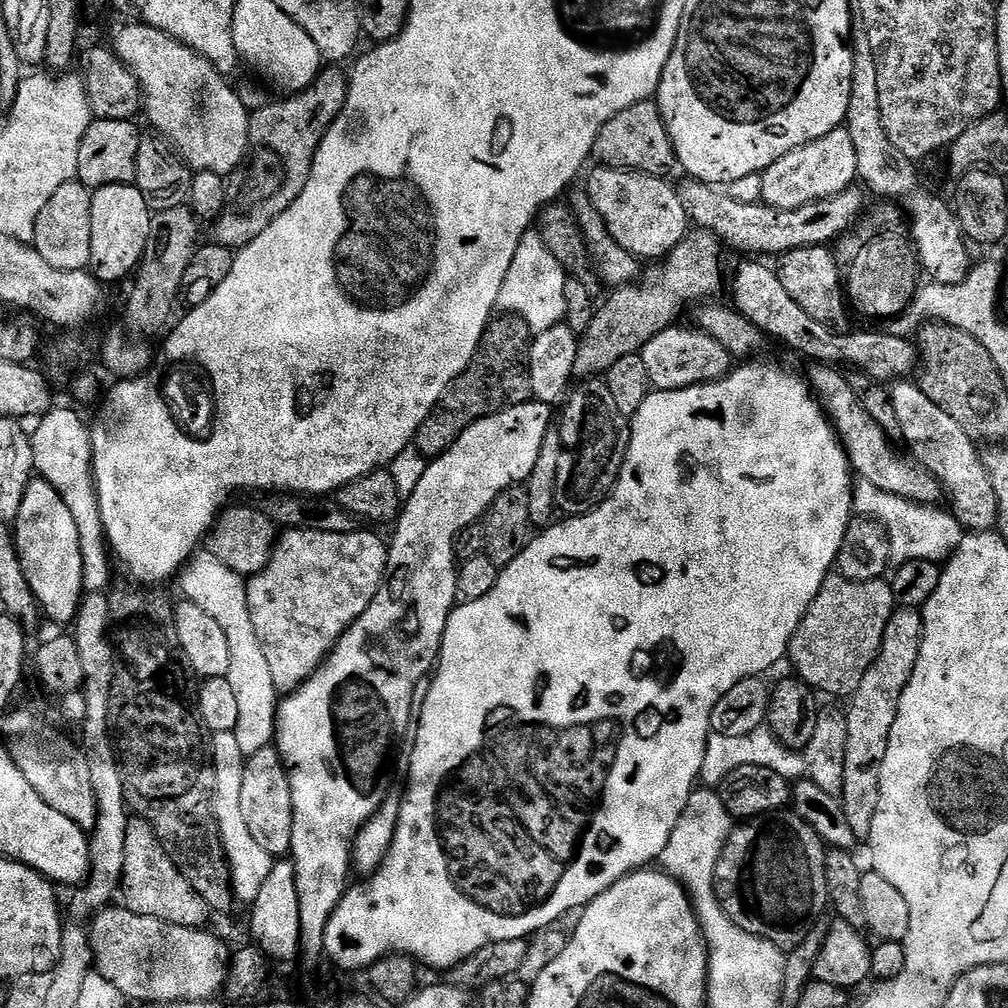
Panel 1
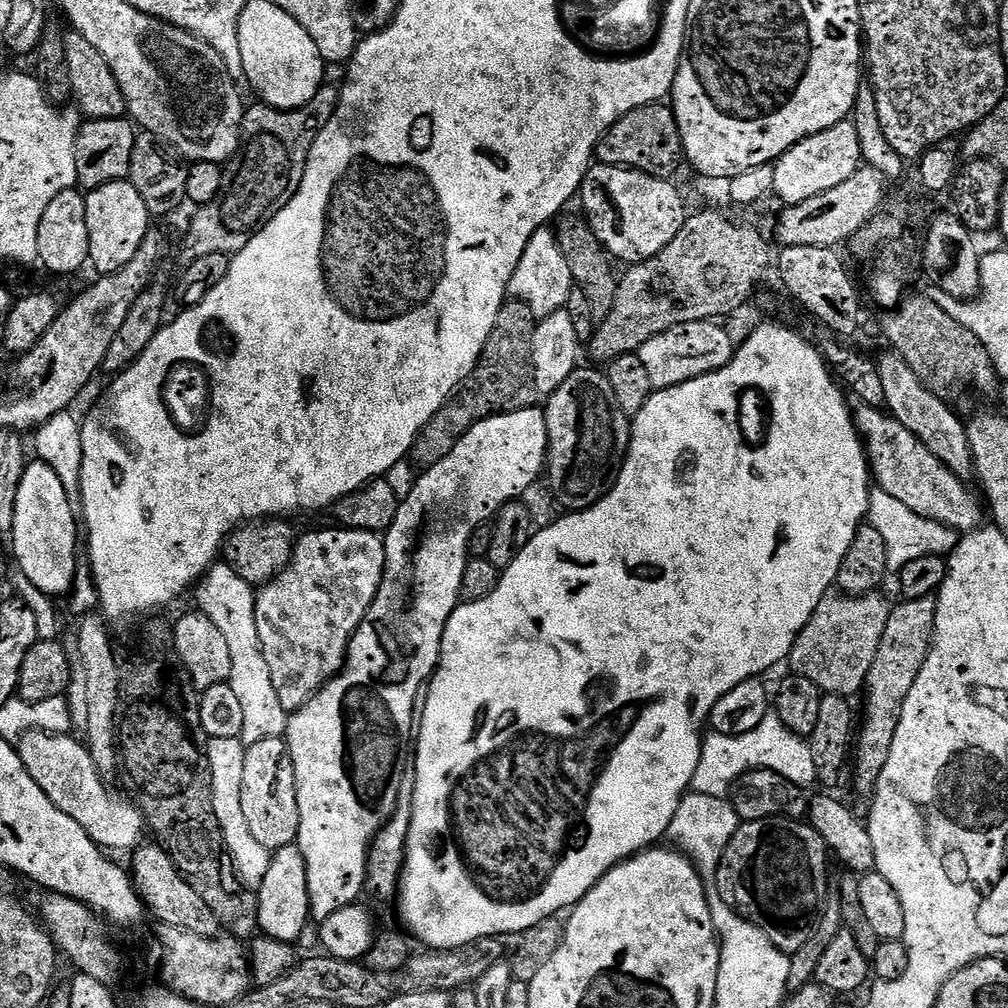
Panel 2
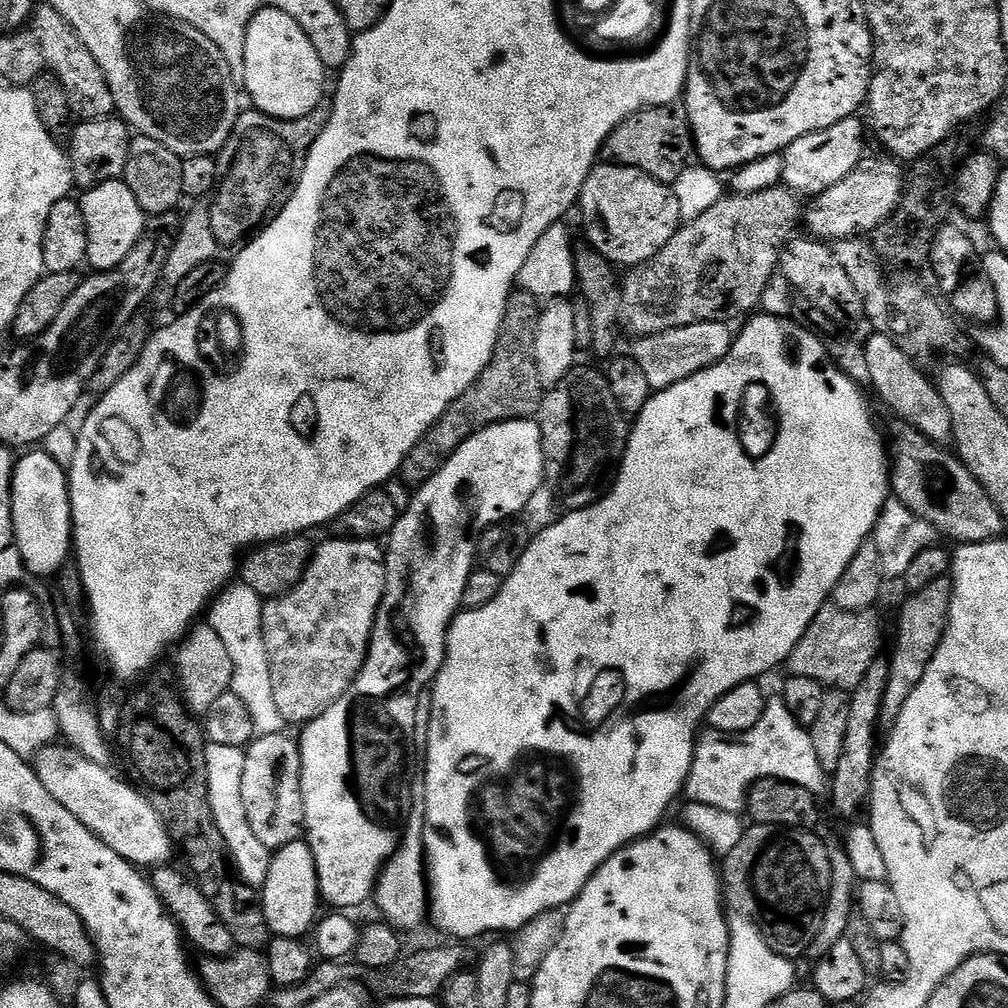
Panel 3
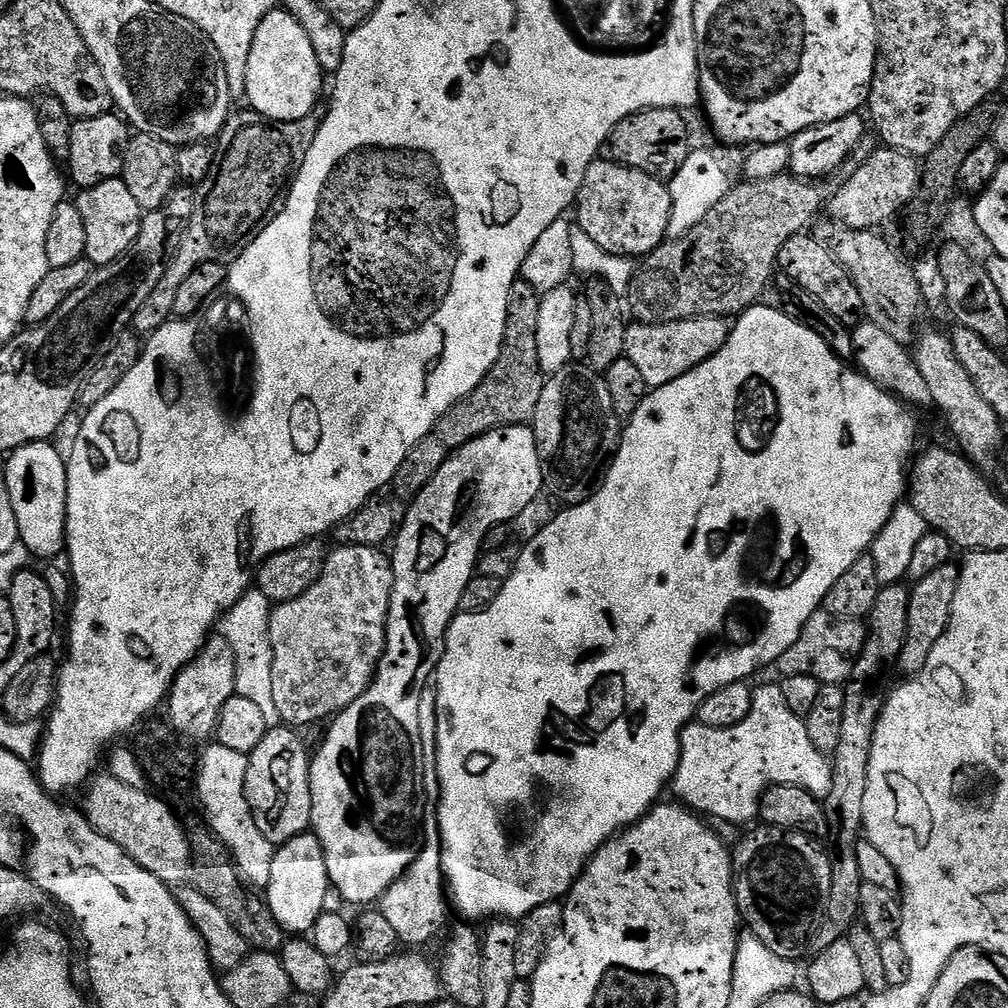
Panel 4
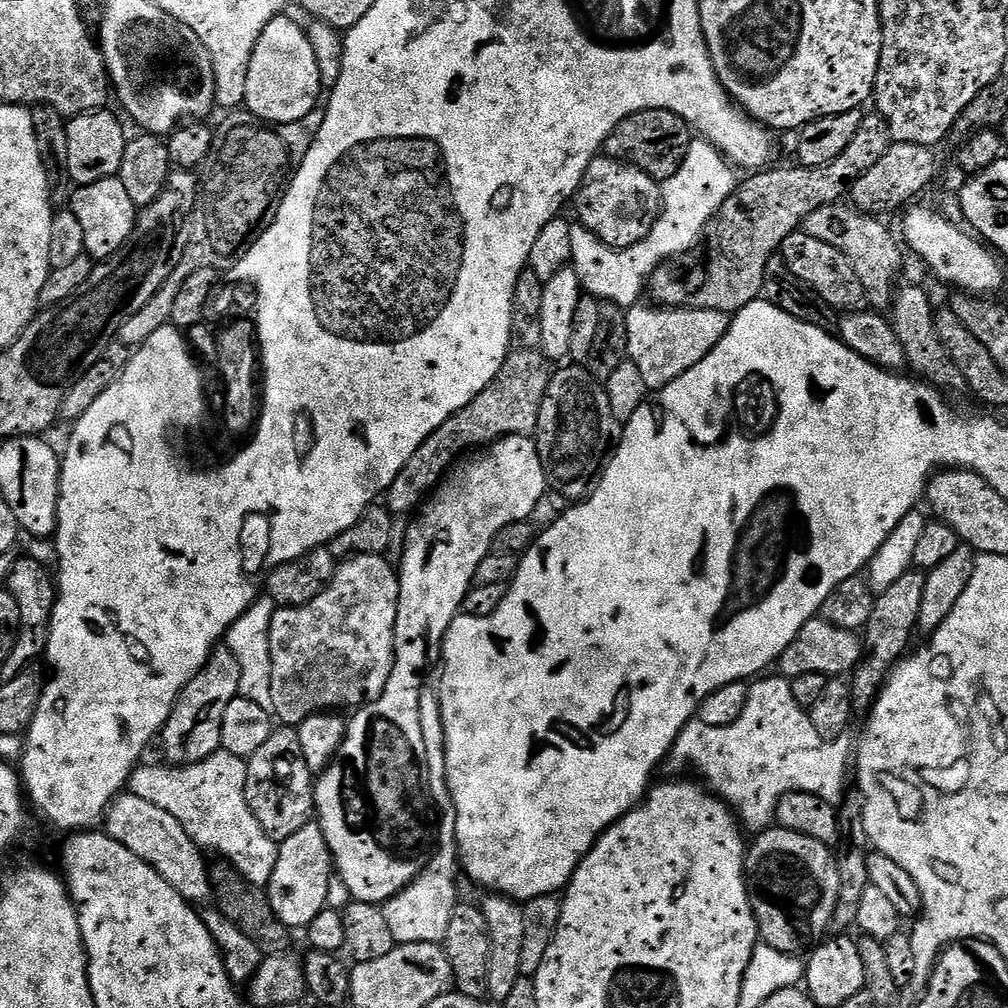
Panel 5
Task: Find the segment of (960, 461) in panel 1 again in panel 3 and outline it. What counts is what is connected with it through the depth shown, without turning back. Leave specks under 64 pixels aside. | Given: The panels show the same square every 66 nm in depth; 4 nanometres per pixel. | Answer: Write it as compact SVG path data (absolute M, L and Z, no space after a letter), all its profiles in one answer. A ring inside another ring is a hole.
M872 334L869 340L863 341L863 345L866 363L870 366L872 388L880 395L881 402L893 412L891 415L906 421L912 428L917 428L934 443L941 446L949 445L953 441L953 422L946 402L943 401L935 383L930 378L928 380L919 370L921 367L889 336Z

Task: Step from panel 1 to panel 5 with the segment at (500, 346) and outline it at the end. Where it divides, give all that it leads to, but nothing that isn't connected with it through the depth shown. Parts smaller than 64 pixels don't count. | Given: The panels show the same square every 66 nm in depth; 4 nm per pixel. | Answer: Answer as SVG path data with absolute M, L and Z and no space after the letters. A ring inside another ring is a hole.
M525 270L514 286L512 299L512 330L514 343L508 350L508 357L498 370L494 382L482 390L469 402L465 408L458 410L434 434L414 450L410 462L402 466L398 478L386 493L386 507L389 512L405 516L408 512L415 513L424 501L432 495L437 484L448 475L450 469L465 454L473 450L491 446L504 436L532 436L538 426L538 410L542 410L542 398L546 398L548 384L554 375L550 361L540 348L540 335L542 322L542 294L544 293L544 280L537 272Z

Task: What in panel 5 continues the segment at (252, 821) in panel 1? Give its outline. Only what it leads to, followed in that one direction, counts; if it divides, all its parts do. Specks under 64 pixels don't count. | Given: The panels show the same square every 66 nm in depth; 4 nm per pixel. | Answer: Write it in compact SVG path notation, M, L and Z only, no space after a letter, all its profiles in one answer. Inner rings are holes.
M280 726L272 731L270 738L254 755L247 757L248 773L246 774L246 802L258 818L258 826L266 830L266 834L274 841L290 838L290 834L298 834L302 826L306 826L313 819L316 807L314 795L314 774L306 766L306 758L302 758L302 746L298 742L296 728Z

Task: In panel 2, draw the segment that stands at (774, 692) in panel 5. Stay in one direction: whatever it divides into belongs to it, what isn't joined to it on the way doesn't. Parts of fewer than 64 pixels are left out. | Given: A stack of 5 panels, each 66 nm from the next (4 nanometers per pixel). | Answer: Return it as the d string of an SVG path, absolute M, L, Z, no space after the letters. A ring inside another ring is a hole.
M776 714L762 718L760 725L755 730L750 730L750 734L727 736L712 732L709 737L709 740L707 737L703 741L698 770L694 770L691 786L693 792L727 797L736 781L747 772L759 768L774 770L782 774L782 778L790 778L790 782L801 786L808 786L808 783L816 780L811 743L803 736L796 736Z

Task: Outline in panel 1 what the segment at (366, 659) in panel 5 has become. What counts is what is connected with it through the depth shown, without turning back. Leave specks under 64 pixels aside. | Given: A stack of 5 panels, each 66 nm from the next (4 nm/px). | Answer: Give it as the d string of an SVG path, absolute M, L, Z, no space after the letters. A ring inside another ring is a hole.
M289 528L279 533L270 562L263 572L247 581L250 622L254 622L254 634L258 634L258 642L262 642L277 693L298 691L320 669L344 631L370 606L374 594L378 594L387 568L388 544L372 532L326 534Z

